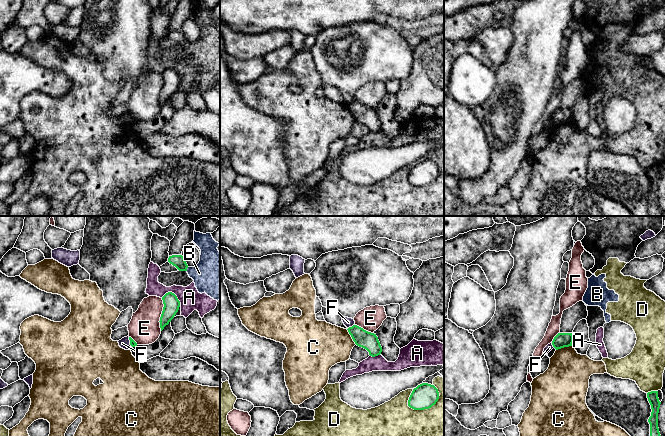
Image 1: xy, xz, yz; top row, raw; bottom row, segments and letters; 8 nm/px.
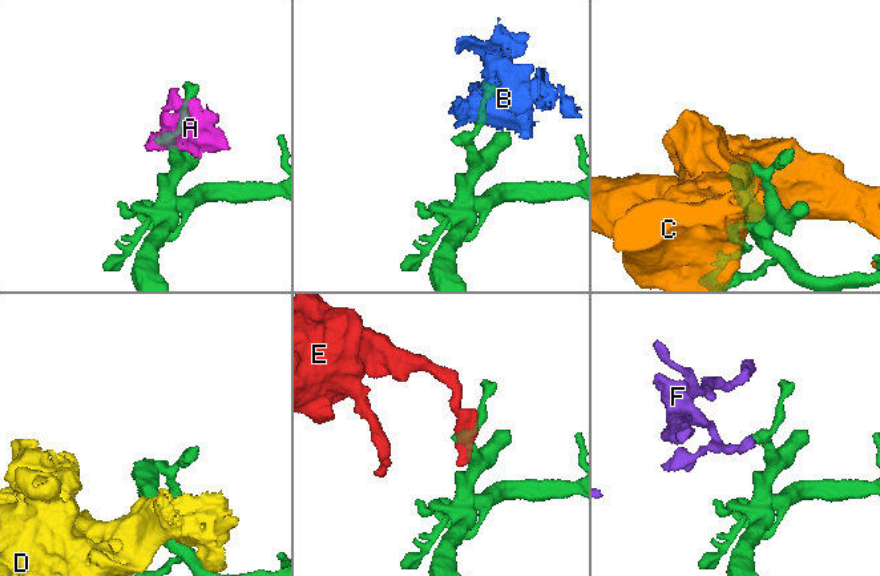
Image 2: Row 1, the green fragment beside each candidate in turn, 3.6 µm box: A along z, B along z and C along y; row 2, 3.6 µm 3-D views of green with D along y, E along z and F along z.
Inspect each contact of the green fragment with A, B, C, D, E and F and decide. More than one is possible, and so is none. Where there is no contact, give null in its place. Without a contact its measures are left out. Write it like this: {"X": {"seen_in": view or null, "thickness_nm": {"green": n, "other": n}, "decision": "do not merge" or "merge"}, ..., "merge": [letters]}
{"A": {"seen_in": "xy", "thickness_nm": {"green": 130, "other": 170}, "decision": "do not merge"}, "B": {"seen_in": "xy", "thickness_nm": {"green": 100, "other": 340}, "decision": "do not merge"}, "C": {"seen_in": "xz", "thickness_nm": {"green": 140, "other": 360}, "decision": "do not merge"}, "D": {"seen_in": "xz", "thickness_nm": {"green": 200, "other": 480}, "decision": "do not merge"}, "E": {"seen_in": "xy", "thickness_nm": {"green": 130, "other": 260}, "decision": "do not merge"}, "F": {"seen_in": "xz", "thickness_nm": {"green": 140, "other": 80}, "decision": "do not merge"}, "merge": []}

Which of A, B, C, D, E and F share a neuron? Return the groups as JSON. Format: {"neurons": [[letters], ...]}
{"neurons": [["A", "B", "D"], ["C"], ["E"], ["F"]]}

